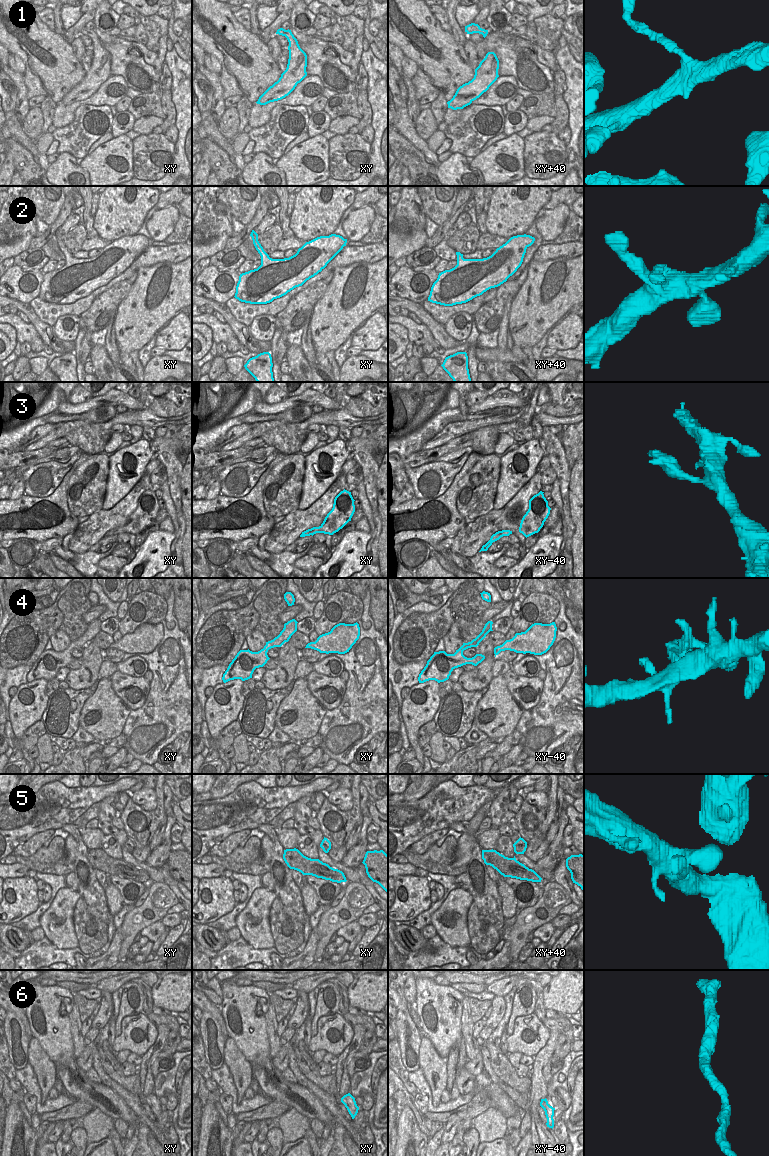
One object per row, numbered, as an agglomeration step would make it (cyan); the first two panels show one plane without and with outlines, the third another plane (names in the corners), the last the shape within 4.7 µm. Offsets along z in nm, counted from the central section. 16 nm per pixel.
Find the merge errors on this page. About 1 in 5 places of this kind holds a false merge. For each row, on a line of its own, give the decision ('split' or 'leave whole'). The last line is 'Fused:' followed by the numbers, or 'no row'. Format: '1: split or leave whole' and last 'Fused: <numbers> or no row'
1: split
2: leave whole
3: leave whole
4: leave whole
5: leave whole
6: leave whole
Fused: 1

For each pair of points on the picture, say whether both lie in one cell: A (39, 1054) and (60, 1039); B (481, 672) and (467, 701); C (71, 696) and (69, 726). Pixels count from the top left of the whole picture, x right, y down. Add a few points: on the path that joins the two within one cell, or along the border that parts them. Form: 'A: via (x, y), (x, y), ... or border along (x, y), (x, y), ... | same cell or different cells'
A: border along (33, 1036), (56, 1068) | different cells
B: border along (462, 688), (468, 691), (480, 691) | different cells
C: via (71, 703), (68, 707), (69, 719) | same cell

